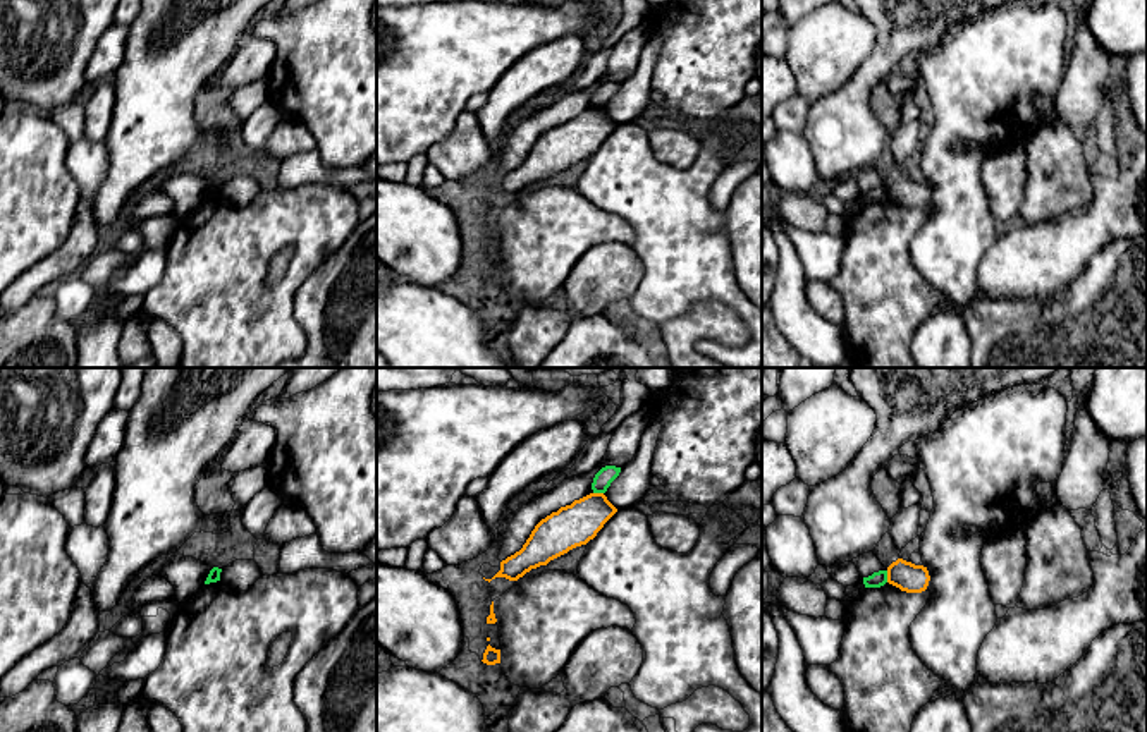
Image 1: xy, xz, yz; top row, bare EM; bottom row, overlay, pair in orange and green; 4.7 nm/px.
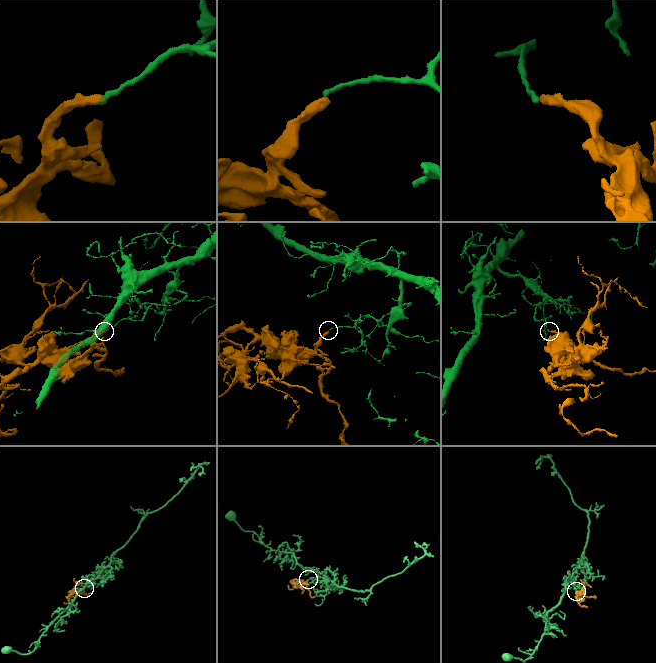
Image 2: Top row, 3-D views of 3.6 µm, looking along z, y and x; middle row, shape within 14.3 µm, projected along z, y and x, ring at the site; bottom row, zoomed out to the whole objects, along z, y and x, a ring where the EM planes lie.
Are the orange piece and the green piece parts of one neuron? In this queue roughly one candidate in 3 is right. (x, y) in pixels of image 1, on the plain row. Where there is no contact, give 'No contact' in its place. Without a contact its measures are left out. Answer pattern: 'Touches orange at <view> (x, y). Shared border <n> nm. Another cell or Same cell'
Touches orange at yz (888, 191). Shared border 60 nm. Another cell

